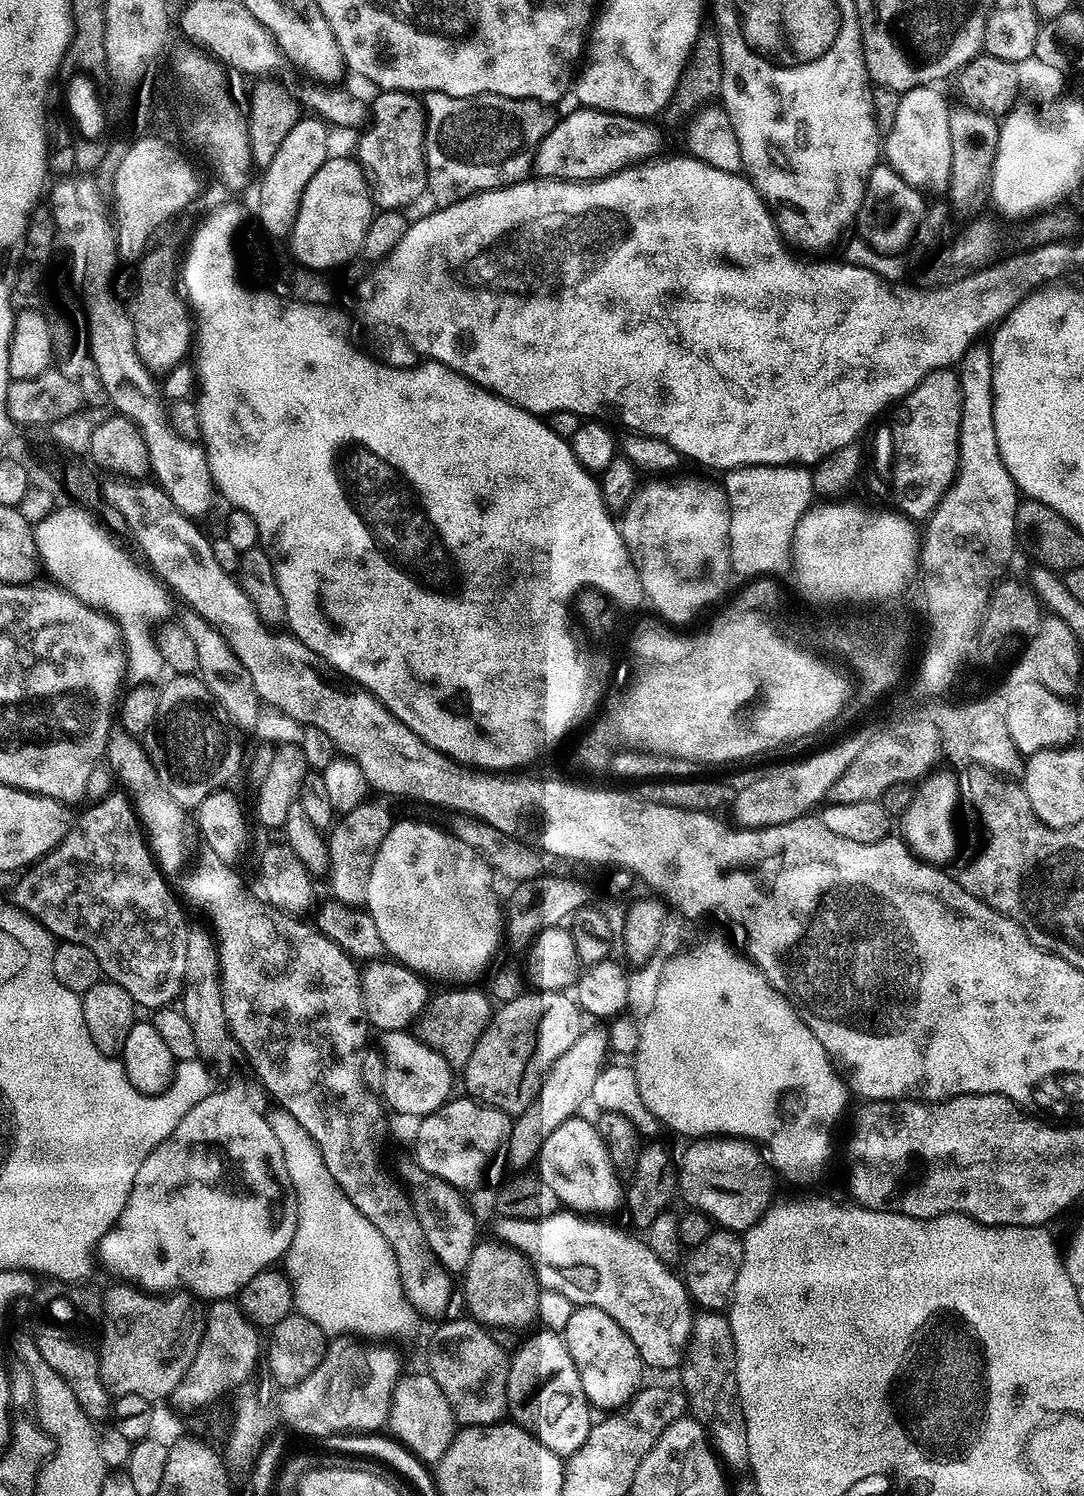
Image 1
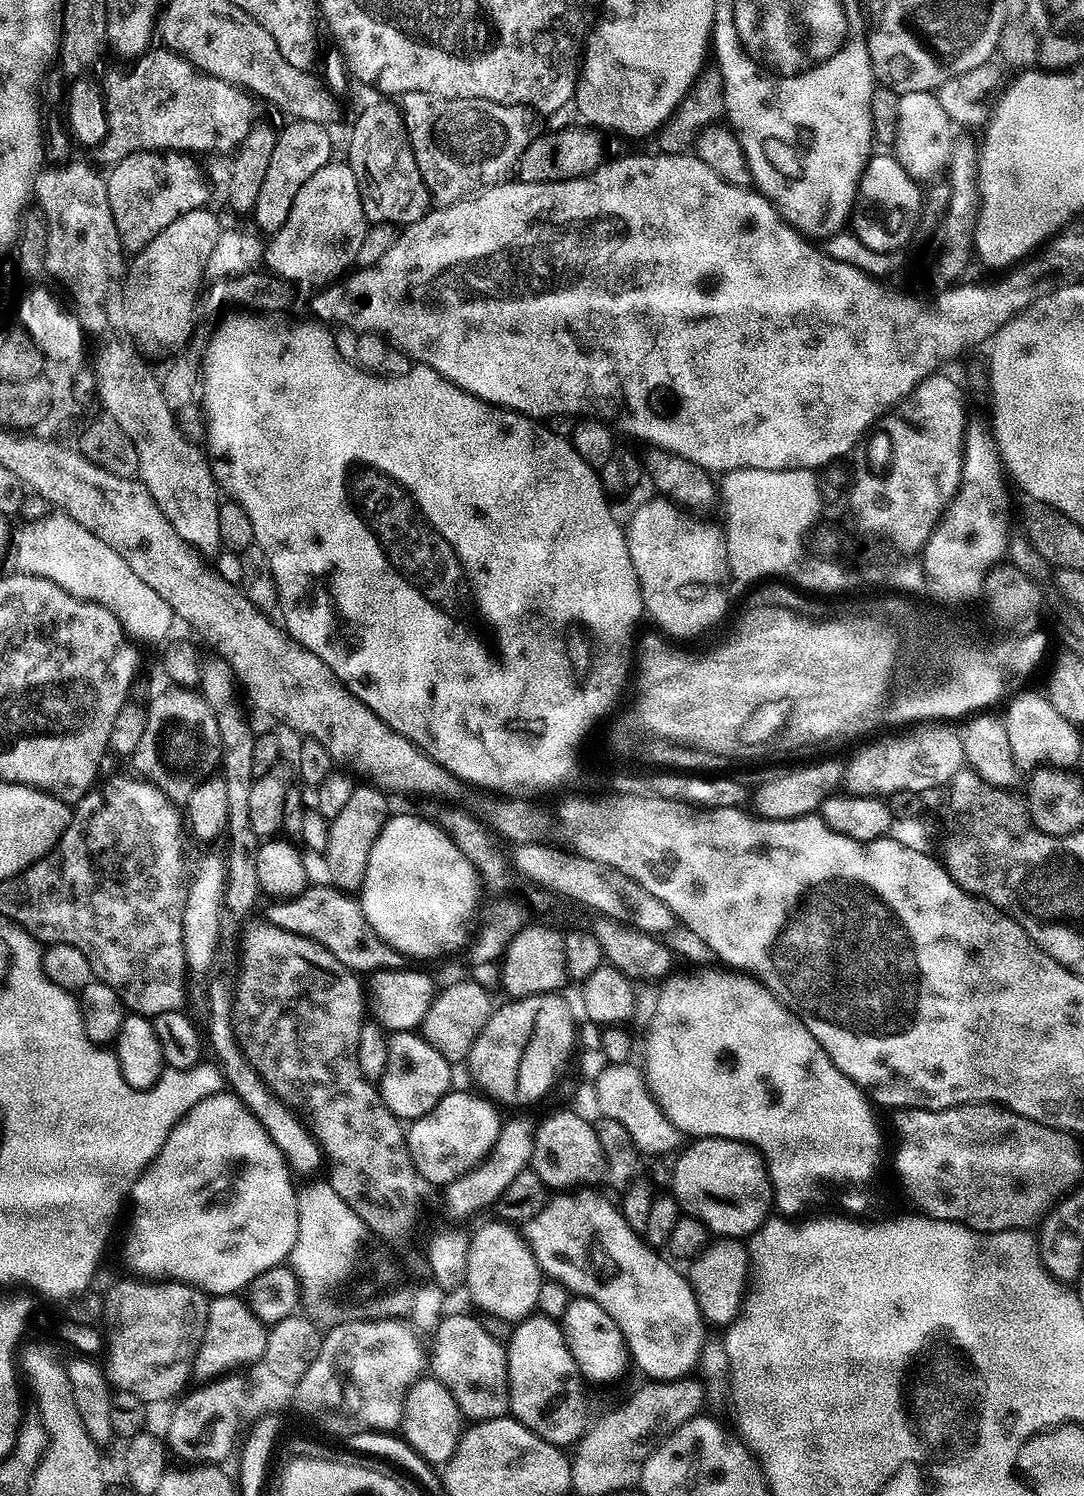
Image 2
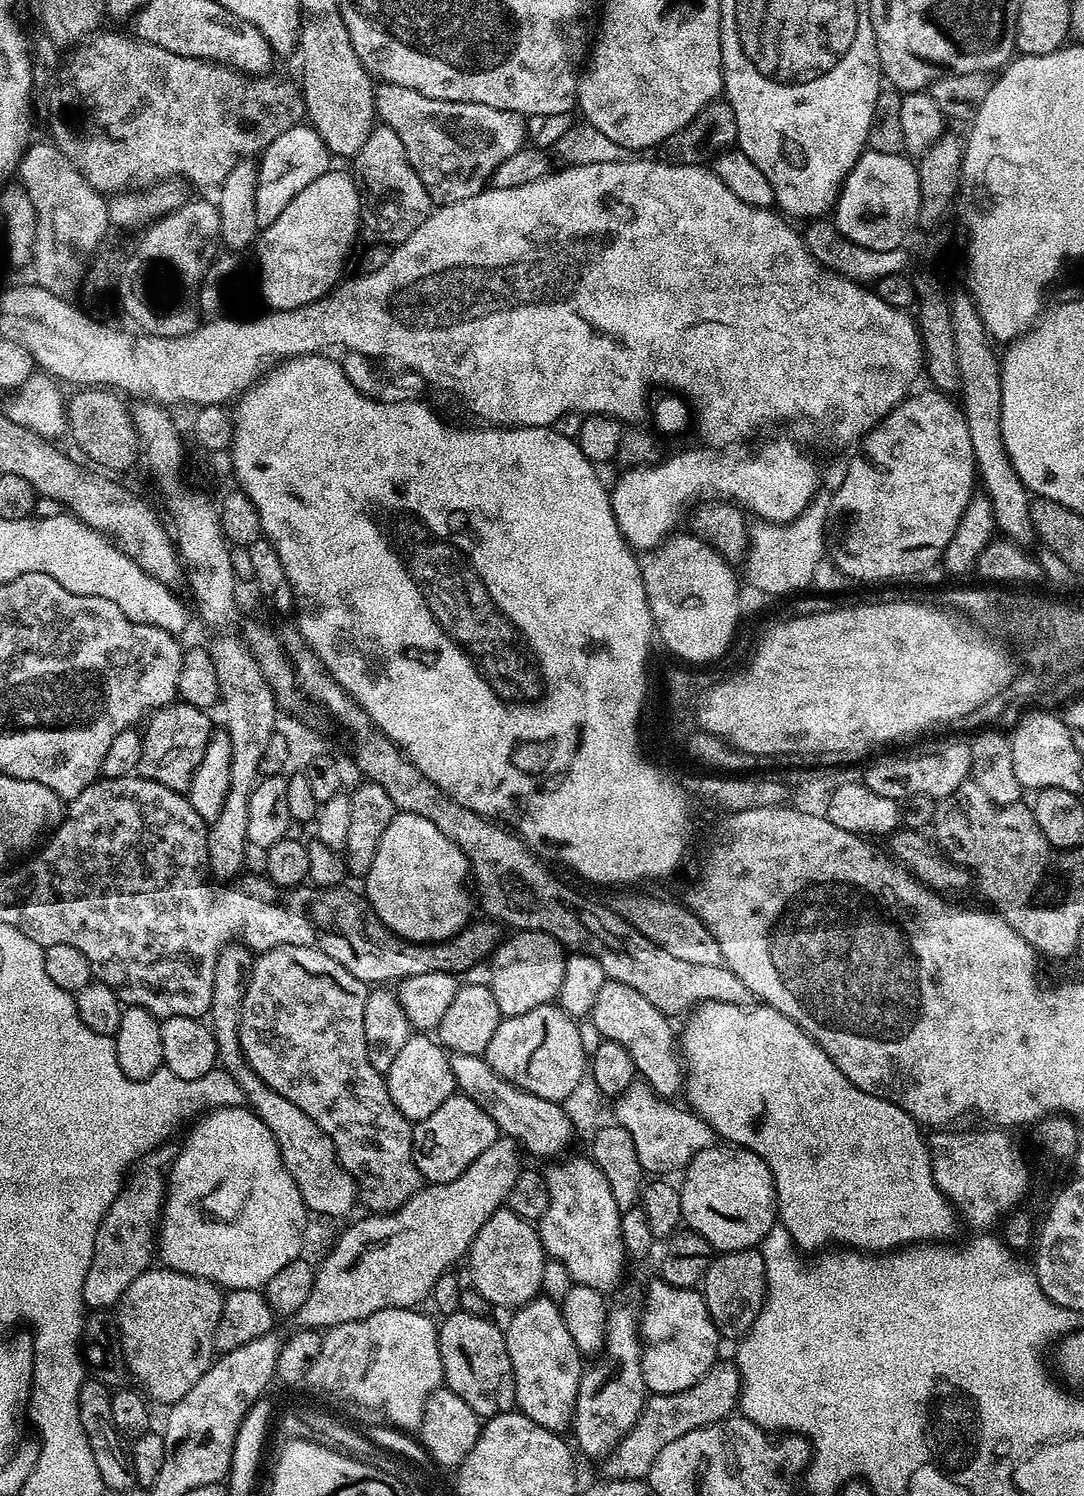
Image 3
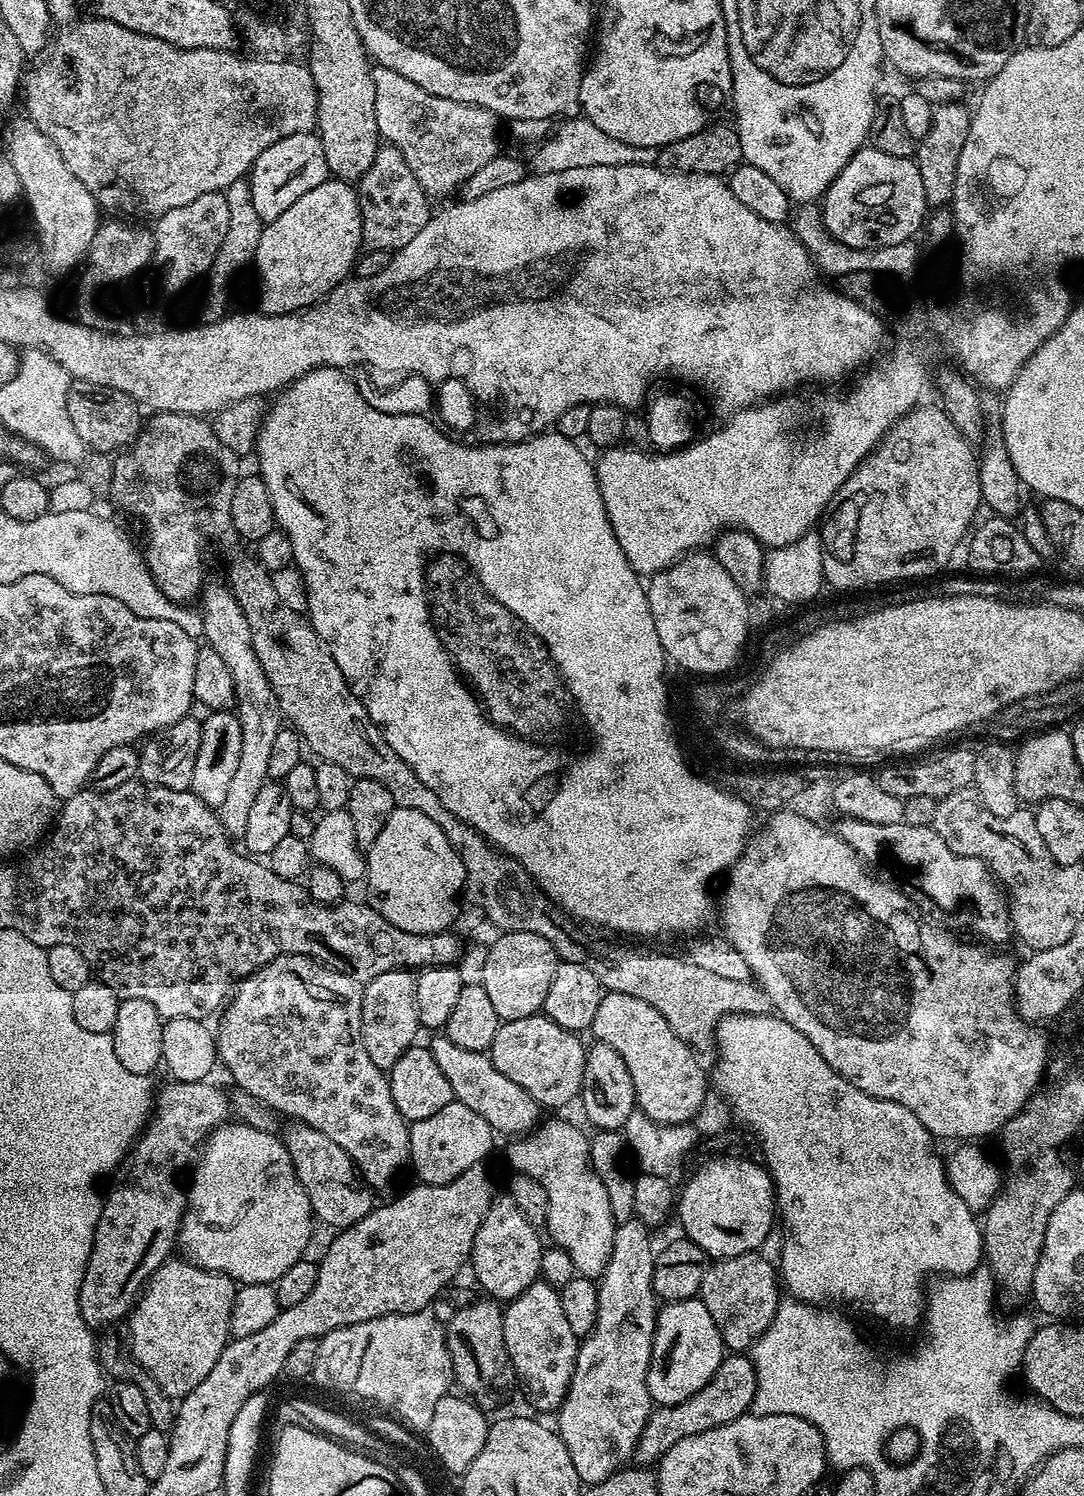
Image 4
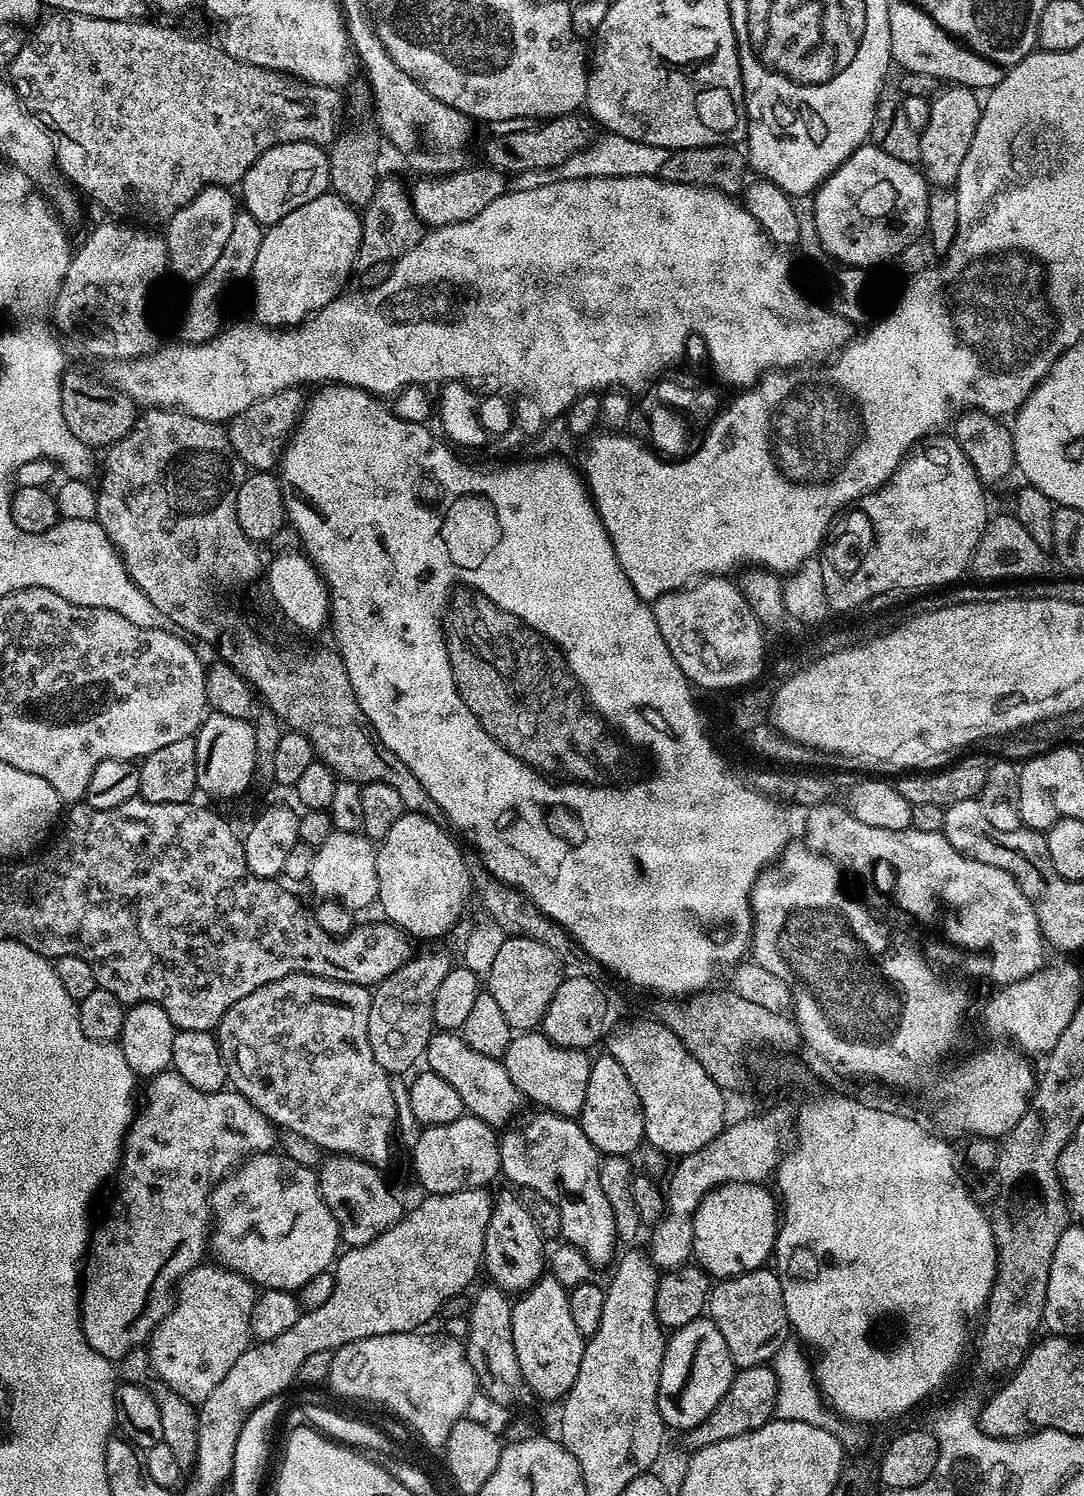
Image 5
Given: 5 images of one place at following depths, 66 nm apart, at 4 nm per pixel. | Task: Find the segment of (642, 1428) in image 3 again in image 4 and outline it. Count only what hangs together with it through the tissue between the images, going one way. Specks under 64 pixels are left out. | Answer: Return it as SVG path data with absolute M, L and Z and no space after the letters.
M725 1355L724 1365L721 1366L714 1384L715 1386L709 1387L699 1399L689 1403L683 1410L660 1408L653 1411L636 1447L635 1459L644 1464L655 1465L663 1456L665 1448L678 1443L683 1436L697 1436L699 1432L705 1432L708 1428L719 1428L721 1424L735 1424L749 1415L756 1402L756 1371L747 1355Z

